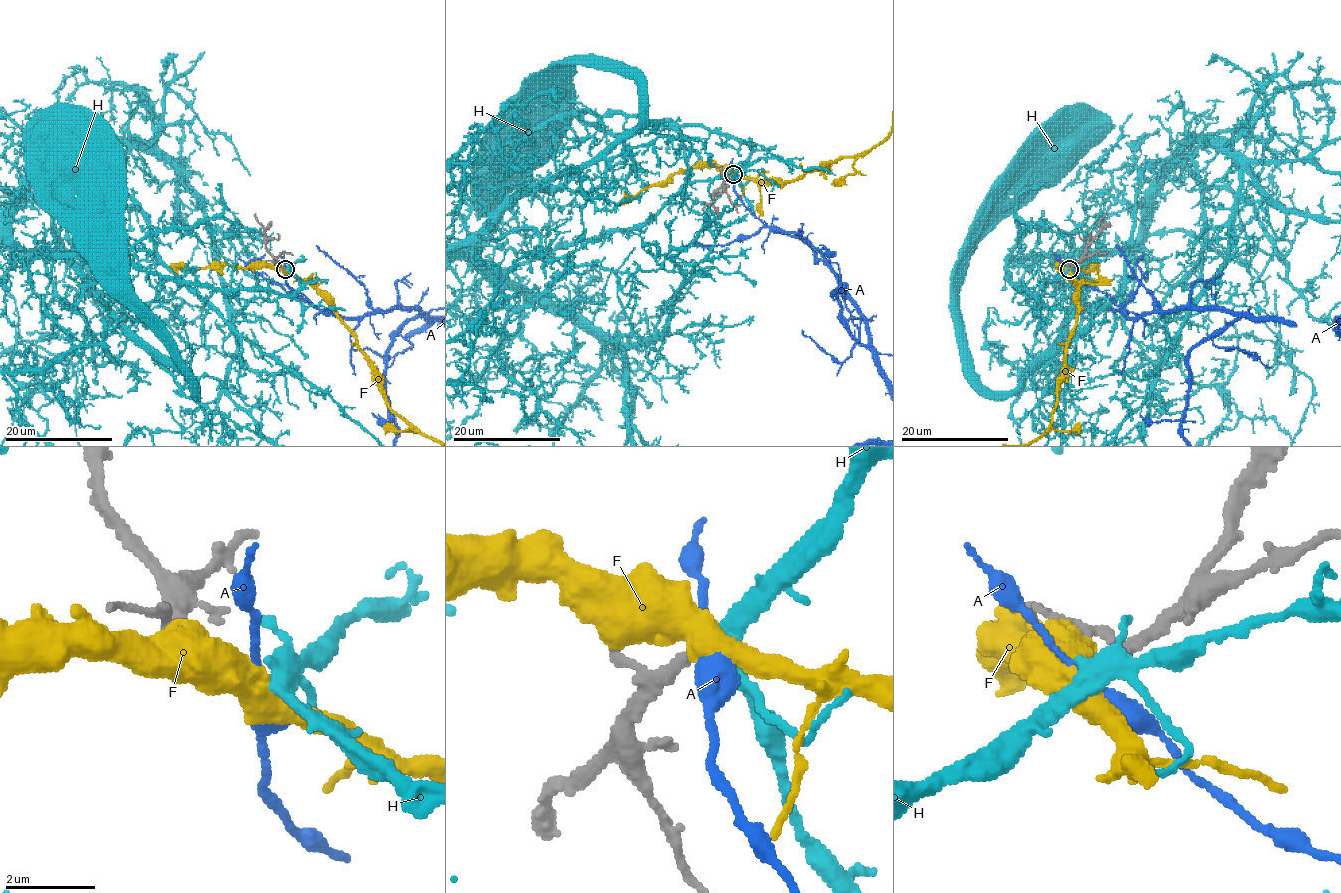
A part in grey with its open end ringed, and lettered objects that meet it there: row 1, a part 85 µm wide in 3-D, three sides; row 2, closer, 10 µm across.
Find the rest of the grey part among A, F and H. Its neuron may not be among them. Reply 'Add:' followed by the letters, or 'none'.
Add: H

